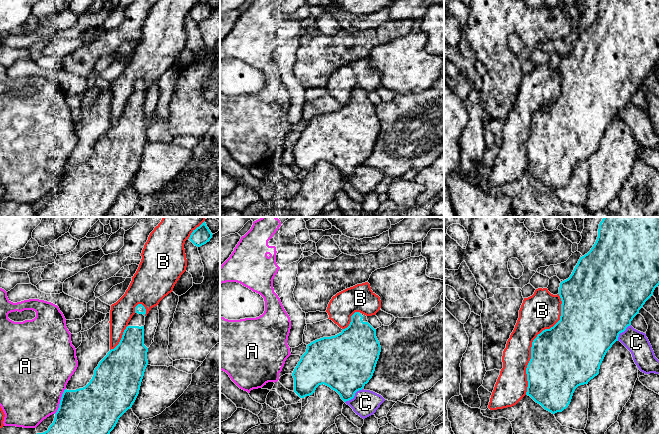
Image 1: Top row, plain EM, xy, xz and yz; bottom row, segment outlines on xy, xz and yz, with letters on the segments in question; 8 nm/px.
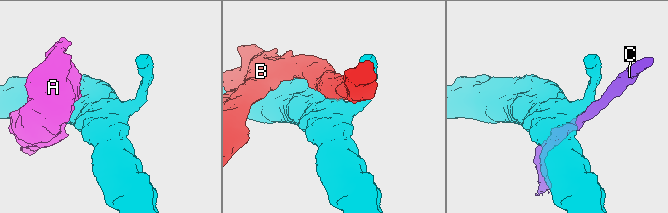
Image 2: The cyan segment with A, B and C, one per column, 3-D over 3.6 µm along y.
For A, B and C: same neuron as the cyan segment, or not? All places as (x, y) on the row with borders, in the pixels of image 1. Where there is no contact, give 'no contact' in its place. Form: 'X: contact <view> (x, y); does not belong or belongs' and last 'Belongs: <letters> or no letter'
A: contact xy (60, 401); does not belong
B: contact yz (533, 341); does not belong
C: contact xz (354, 395); does not belong
Belongs: no letter

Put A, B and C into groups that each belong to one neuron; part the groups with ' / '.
A / B / C

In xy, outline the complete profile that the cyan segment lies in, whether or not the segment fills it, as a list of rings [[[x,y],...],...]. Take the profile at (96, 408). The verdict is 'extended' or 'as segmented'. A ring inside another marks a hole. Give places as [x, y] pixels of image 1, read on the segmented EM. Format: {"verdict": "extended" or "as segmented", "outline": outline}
{"verdict": "extended", "outline": [[[138,304],[135,307],[135,314],[124,330],[119,344],[114,349],[111,349],[99,362],[90,382],[85,387],[76,390],[65,389],[60,400],[59,408],[55,413],[53,423],[47,431],[37,434],[110,434],[119,418],[135,402],[139,394],[145,369],[148,365],[148,348],[144,345],[145,314],[145,307],[142,304]]]}

